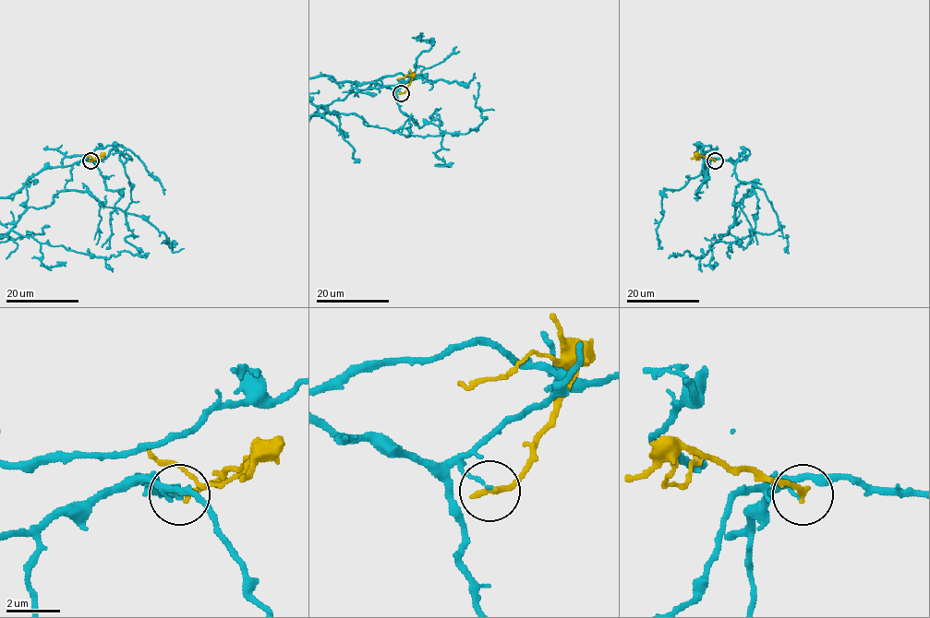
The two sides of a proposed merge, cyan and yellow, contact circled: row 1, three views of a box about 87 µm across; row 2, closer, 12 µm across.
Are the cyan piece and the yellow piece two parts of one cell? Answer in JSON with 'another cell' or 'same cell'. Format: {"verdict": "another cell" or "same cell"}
{"verdict": "another cell"}

